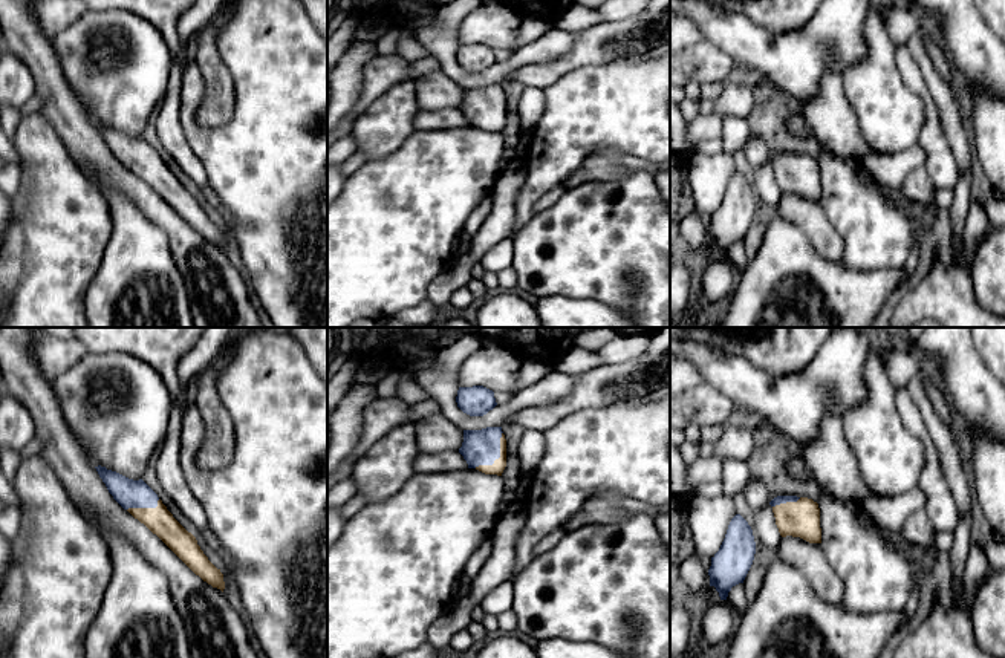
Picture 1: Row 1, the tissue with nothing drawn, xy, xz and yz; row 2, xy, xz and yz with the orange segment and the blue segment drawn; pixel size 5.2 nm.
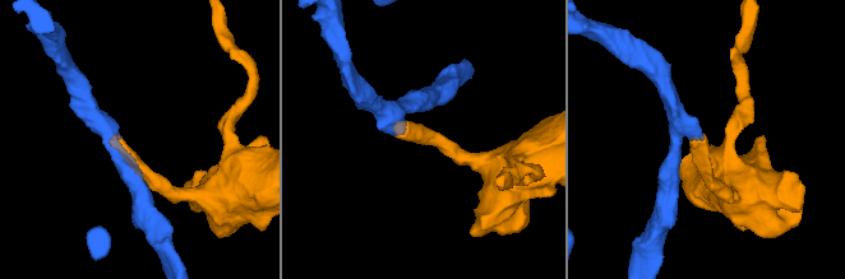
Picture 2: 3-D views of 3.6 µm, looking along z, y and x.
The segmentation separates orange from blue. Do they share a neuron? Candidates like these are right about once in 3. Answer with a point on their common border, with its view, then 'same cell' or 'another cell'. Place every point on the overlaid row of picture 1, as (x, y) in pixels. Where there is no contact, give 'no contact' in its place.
xz (500, 456) | same cell

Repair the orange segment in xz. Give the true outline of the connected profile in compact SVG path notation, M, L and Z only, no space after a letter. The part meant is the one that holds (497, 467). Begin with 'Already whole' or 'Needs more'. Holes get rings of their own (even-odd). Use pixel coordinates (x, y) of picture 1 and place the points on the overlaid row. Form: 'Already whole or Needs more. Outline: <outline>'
Needs more. Outline: M502 427L463 430L463 442L459 453L467 461L468 468L502 476L506 467L506 439Z

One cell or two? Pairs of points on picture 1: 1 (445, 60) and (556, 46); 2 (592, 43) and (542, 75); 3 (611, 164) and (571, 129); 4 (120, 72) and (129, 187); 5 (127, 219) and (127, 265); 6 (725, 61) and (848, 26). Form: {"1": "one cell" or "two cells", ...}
{"1": "one cell", "2": "one cell", "3": "two cells", "4": "two cells", "5": "one cell", "6": "two cells"}

